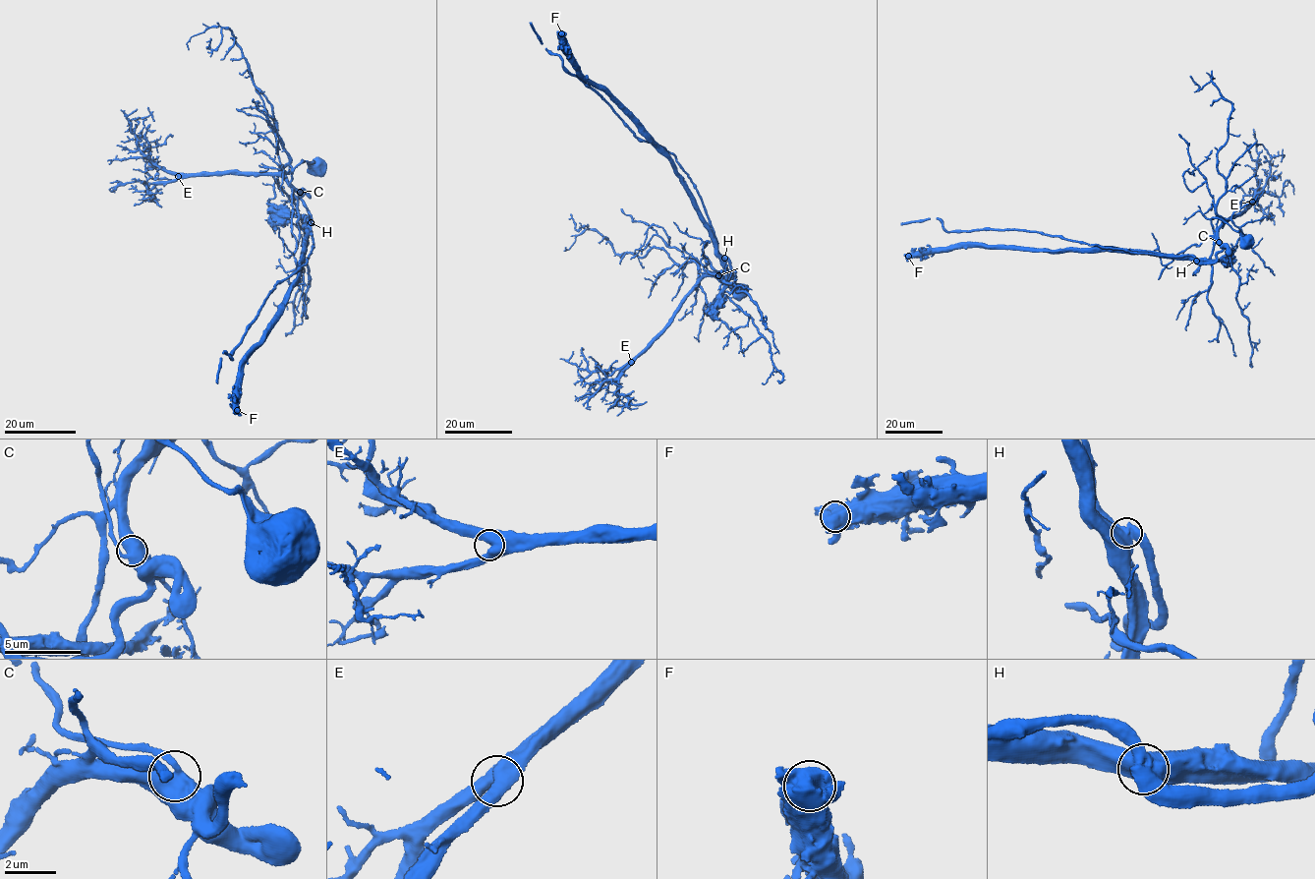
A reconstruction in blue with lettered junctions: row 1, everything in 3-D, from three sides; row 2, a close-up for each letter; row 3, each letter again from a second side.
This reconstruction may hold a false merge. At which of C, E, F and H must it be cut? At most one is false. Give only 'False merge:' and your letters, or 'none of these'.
False merge: H

